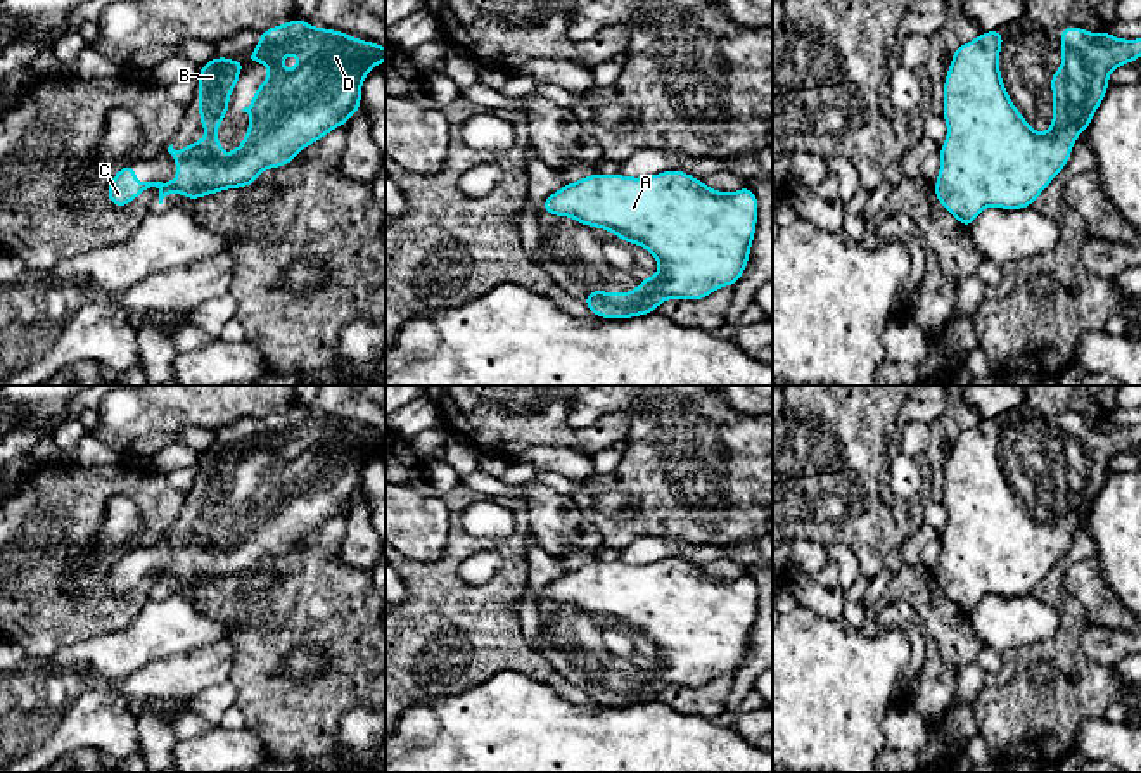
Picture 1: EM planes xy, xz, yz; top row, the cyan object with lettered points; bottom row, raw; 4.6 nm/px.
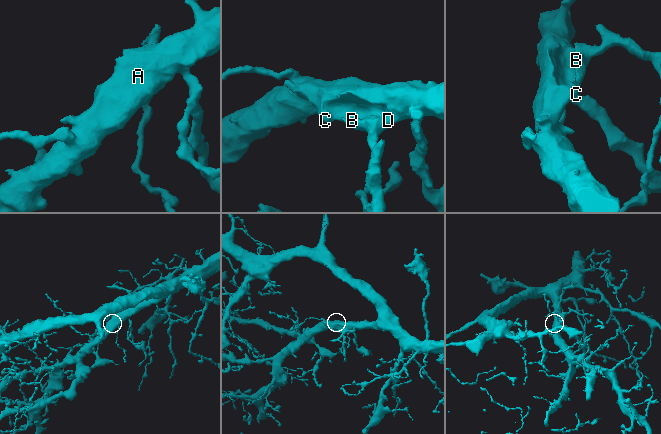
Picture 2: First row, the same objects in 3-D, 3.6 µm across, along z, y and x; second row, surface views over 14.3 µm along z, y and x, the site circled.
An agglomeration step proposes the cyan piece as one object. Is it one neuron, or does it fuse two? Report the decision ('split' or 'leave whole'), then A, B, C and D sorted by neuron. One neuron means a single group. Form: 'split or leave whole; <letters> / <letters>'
leave whole; A B C D

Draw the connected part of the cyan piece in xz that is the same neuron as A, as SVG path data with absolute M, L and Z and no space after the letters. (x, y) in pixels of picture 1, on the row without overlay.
M679 557L638 565L593 560L548 583L541 598L607 616L610 623L645 635L659 648L660 657L631 680L595 676L581 687L595 704L624 707L655 700L664 687L700 688L721 674L735 674L749 652L759 586L750 574L724 581Z

